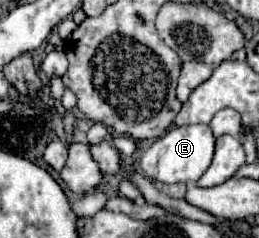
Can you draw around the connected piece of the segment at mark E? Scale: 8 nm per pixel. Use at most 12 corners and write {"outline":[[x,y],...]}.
{"outline":[[209,125],[173,127],[143,153],[153,181],[193,185],[211,165]]}

